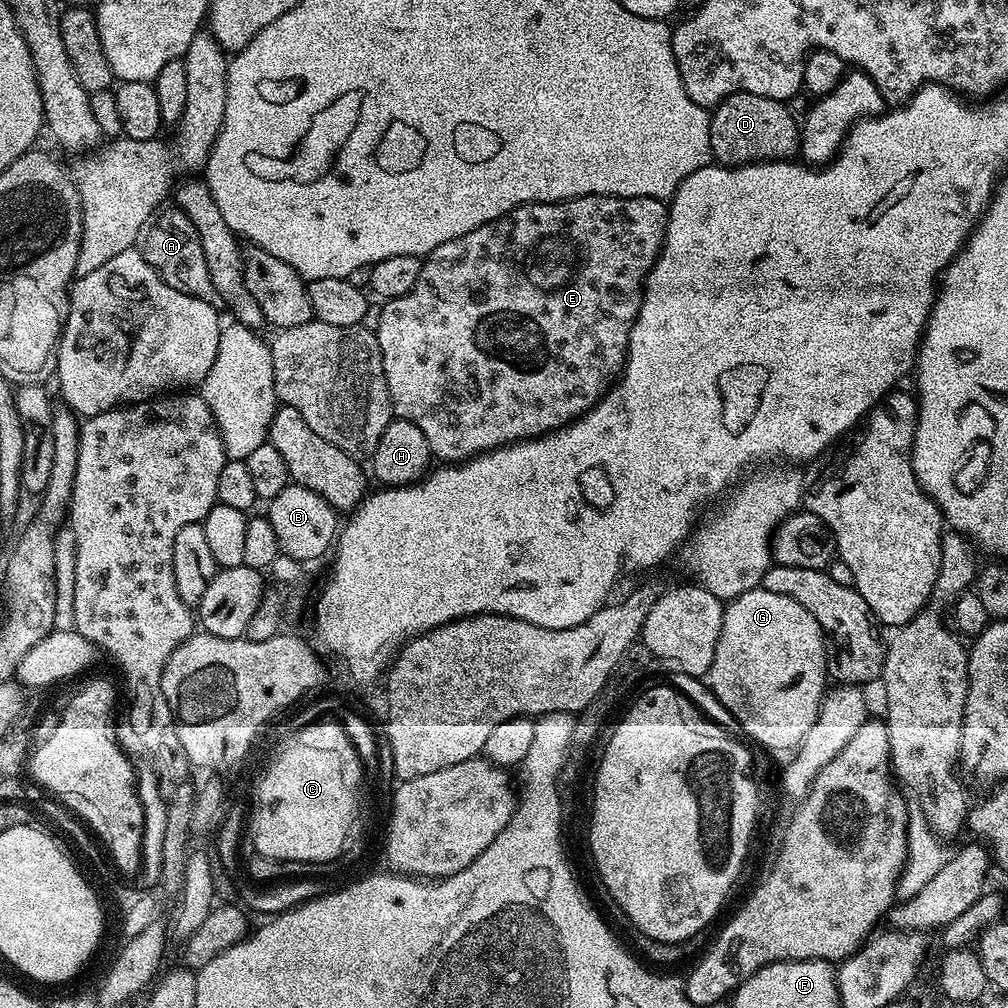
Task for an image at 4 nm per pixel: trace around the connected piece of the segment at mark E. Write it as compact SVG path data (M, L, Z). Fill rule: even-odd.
M579 196L573 200L557 200L555 204L524 204L520 208L510 210L502 218L486 222L477 228L471 228L466 234L462 234L458 238L450 238L446 242L437 244L433 252L428 253L426 259L420 265L420 277L414 286L414 290L410 290L410 294L399 296L393 300L387 301L381 310L381 322L376 329L376 341L380 347L382 354L382 366L386 374L386 386L388 393L392 399L393 413L399 419L406 422L414 422L414 426L418 426L418 430L422 430L422 434L428 443L429 453L433 457L436 456L440 462L463 462L471 456L478 456L482 452L489 452L495 448L500 448L503 444L514 444L518 440L531 440L533 436L546 436L556 429L571 424L574 420L579 420L585 412L591 410L597 402L599 402L604 393L608 391L614 378L619 377L624 360L628 357L628 343L630 342L630 330L634 326L634 322L638 318L638 310L640 304L644 300L644 282L648 279L648 272L656 265L656 259L660 253L660 248L664 244L664 235L668 229L668 204L662 200L654 198L626 198L625 196Z

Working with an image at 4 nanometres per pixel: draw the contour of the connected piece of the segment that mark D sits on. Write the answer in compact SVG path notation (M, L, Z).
M736 92L716 105L710 116L710 146L715 163L739 166L762 160L787 160L800 150L800 124L792 117L787 103L749 92Z

